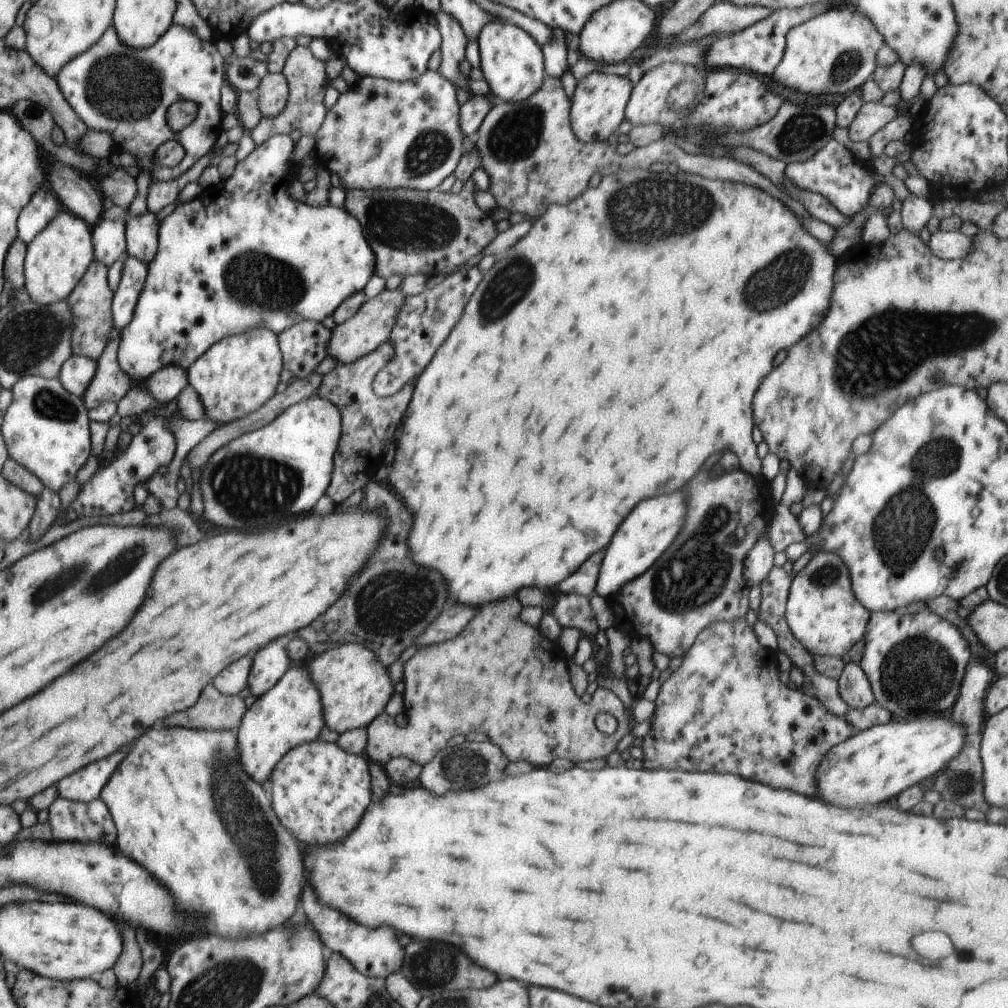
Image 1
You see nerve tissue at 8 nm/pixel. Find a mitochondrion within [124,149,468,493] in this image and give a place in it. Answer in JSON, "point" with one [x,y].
{"point":[403,224]}

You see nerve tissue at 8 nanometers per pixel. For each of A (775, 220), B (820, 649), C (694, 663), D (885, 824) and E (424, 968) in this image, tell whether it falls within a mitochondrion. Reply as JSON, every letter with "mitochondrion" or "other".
{"A":"other","B":"other","C":"other","D":"other","E":"mitochondrion"}

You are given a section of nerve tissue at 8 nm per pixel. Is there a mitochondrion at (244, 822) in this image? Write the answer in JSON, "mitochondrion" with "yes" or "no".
{"mitochondrion":"yes"}

